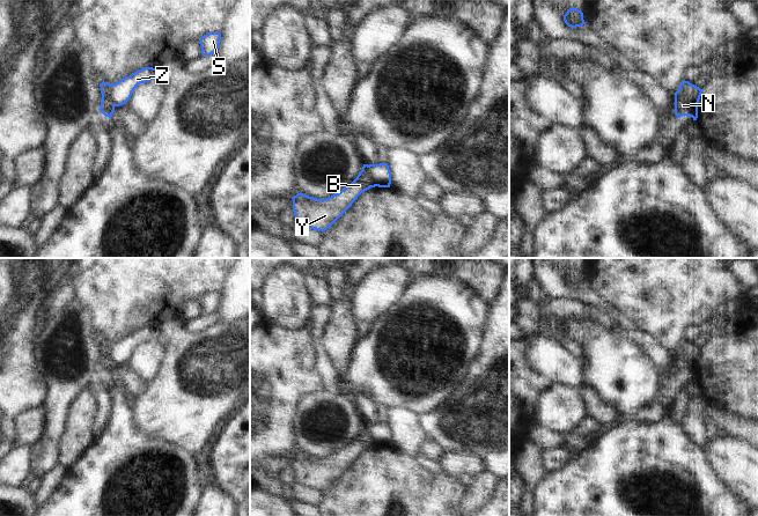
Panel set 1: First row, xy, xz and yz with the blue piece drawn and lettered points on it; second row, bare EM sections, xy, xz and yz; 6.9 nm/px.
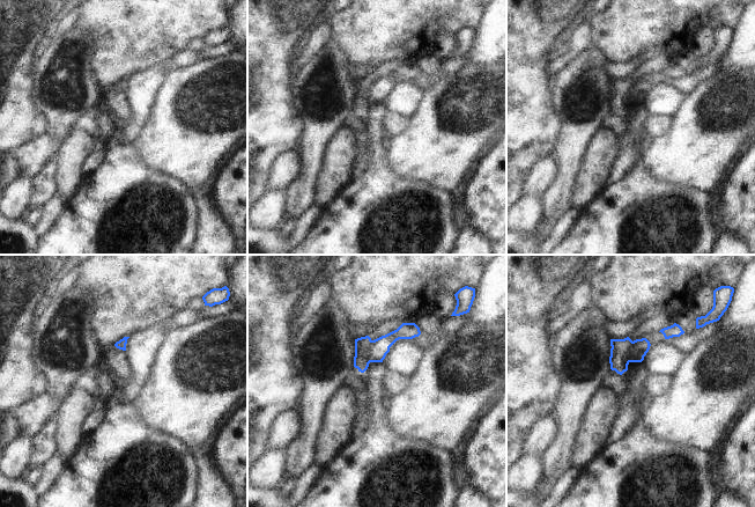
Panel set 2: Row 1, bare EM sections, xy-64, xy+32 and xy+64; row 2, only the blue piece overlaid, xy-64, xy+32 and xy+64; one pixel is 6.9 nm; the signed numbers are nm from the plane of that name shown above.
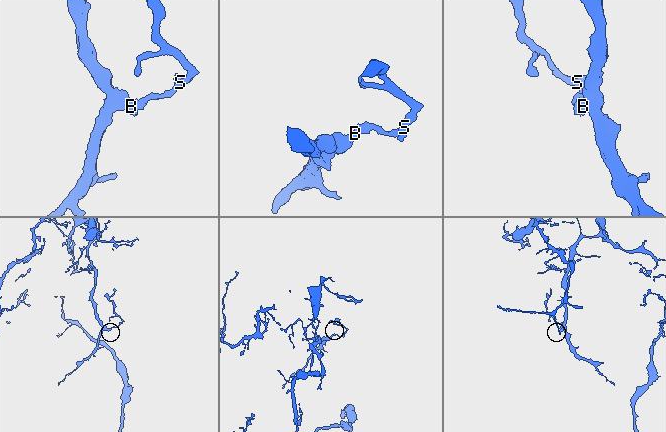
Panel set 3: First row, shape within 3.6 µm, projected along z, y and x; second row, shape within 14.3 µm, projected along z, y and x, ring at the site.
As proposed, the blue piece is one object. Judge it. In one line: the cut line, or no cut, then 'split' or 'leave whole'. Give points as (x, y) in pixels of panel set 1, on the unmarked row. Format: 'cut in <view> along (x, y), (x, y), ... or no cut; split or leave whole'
cut in xy along (110, 344), (109, 359), (115, 365); split

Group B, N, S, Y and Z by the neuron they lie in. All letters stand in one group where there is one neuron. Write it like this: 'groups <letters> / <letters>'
groups B N Y / S Z

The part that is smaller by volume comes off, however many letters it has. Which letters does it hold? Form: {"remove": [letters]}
{"remove": ["S", "Z"]}

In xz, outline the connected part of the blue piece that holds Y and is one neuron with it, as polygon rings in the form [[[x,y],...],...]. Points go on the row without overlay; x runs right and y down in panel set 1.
[[[363,423],[356,437],[340,451],[325,458],[317,458],[303,452],[297,452],[293,458],[295,480],[307,488],[325,491],[330,487],[358,458],[358,456],[375,447],[369,436],[369,425]]]

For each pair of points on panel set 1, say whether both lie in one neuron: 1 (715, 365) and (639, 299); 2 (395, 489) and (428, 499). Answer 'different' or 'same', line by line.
1: different
2: same

